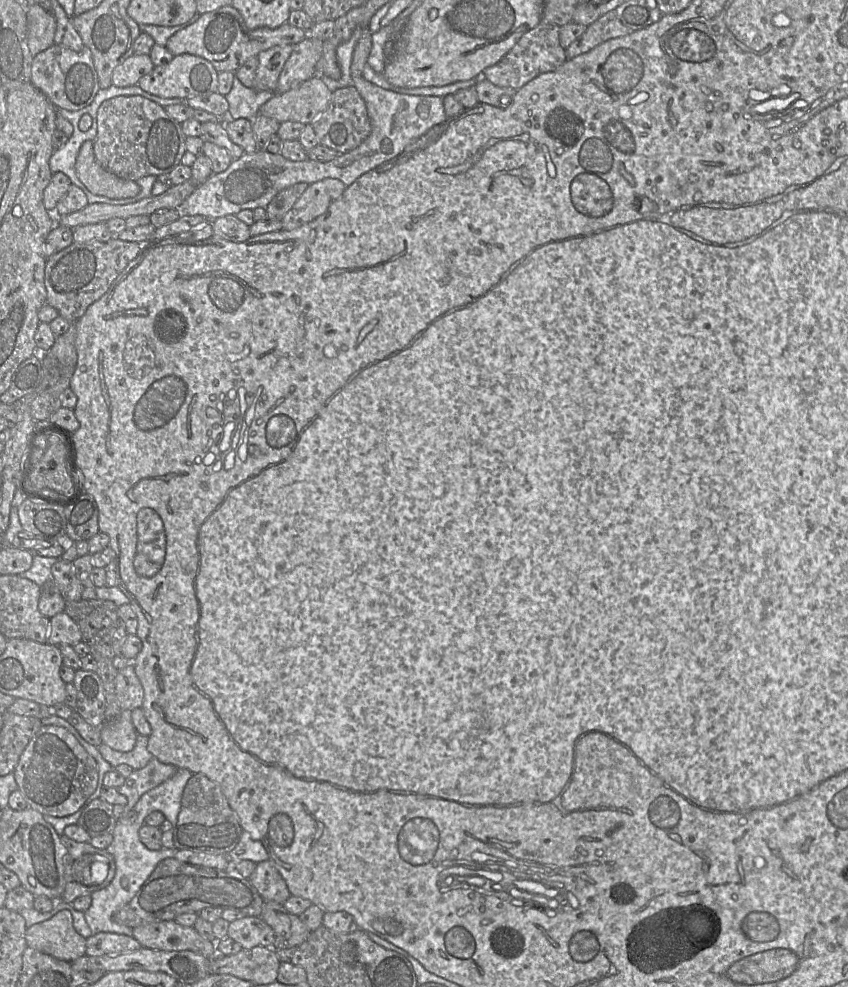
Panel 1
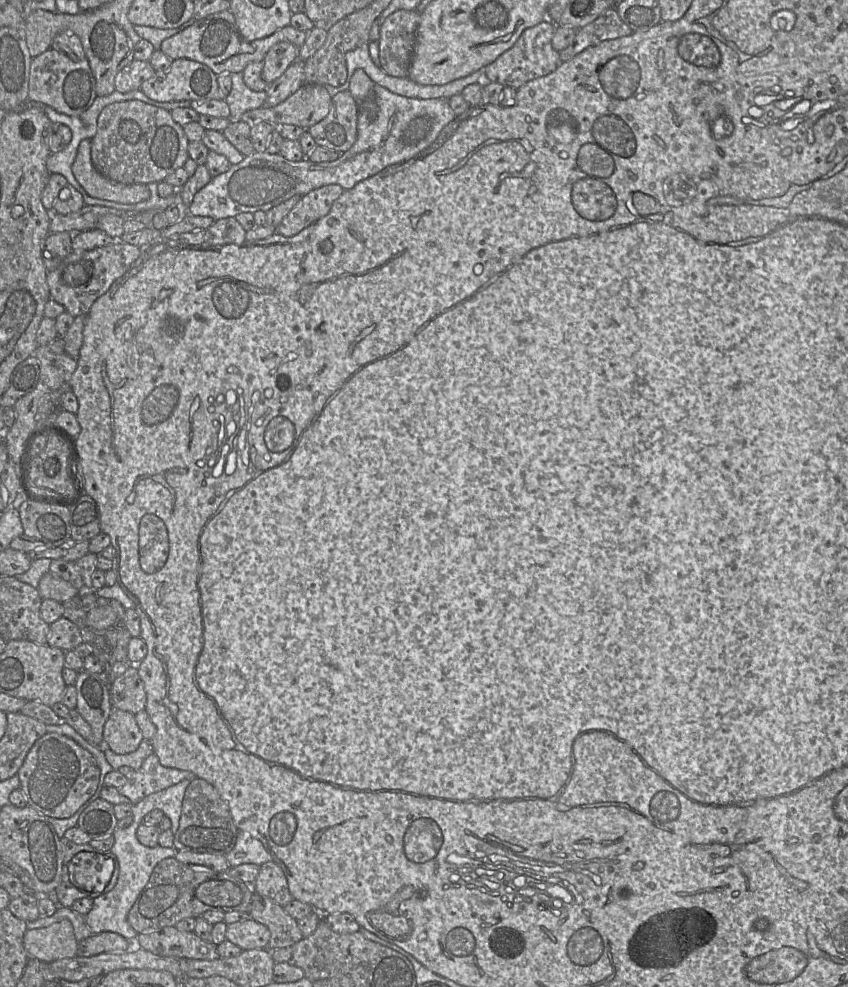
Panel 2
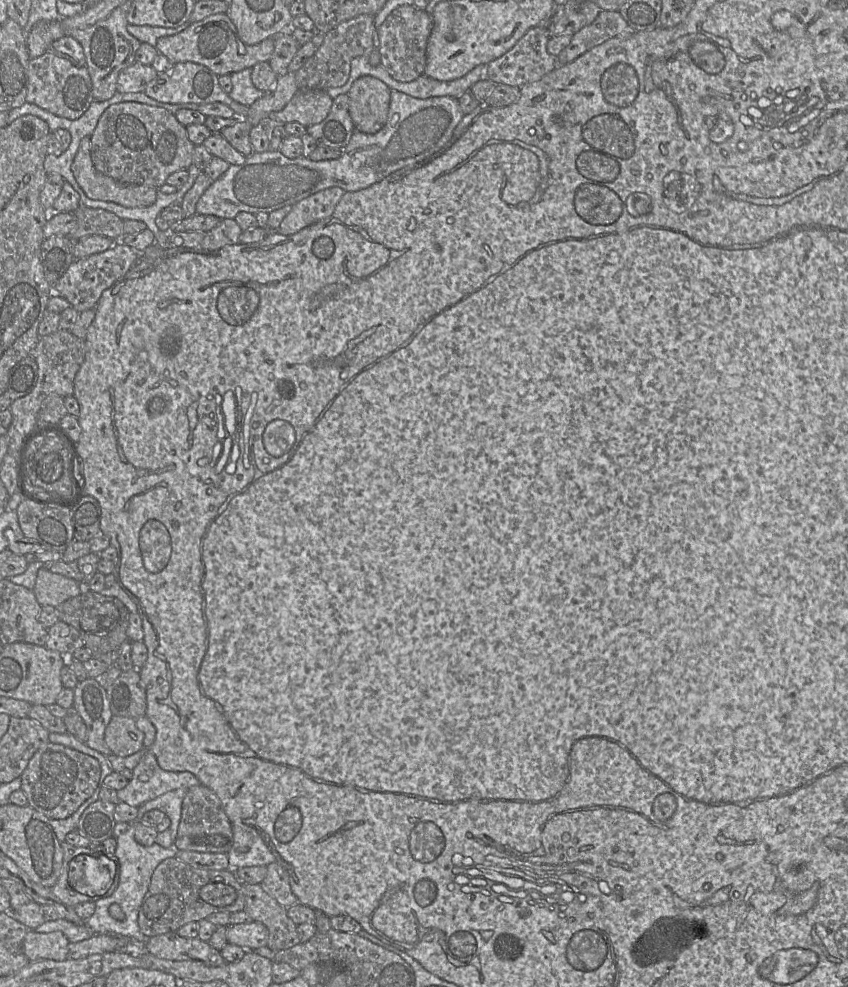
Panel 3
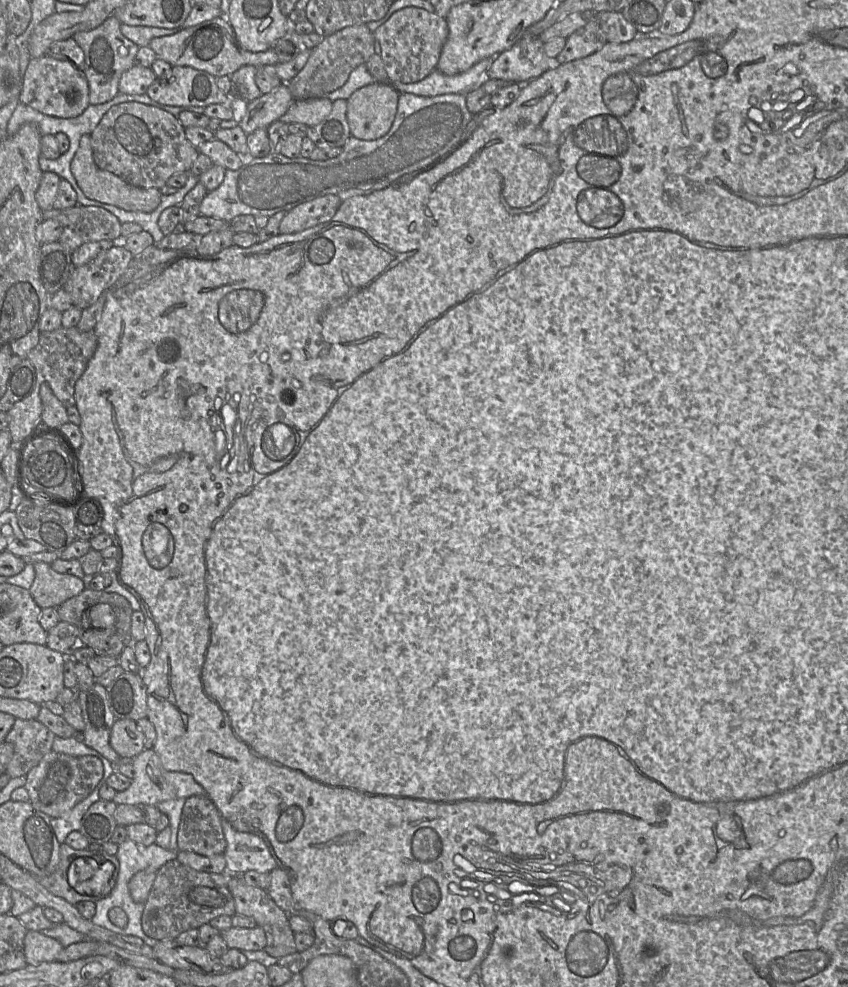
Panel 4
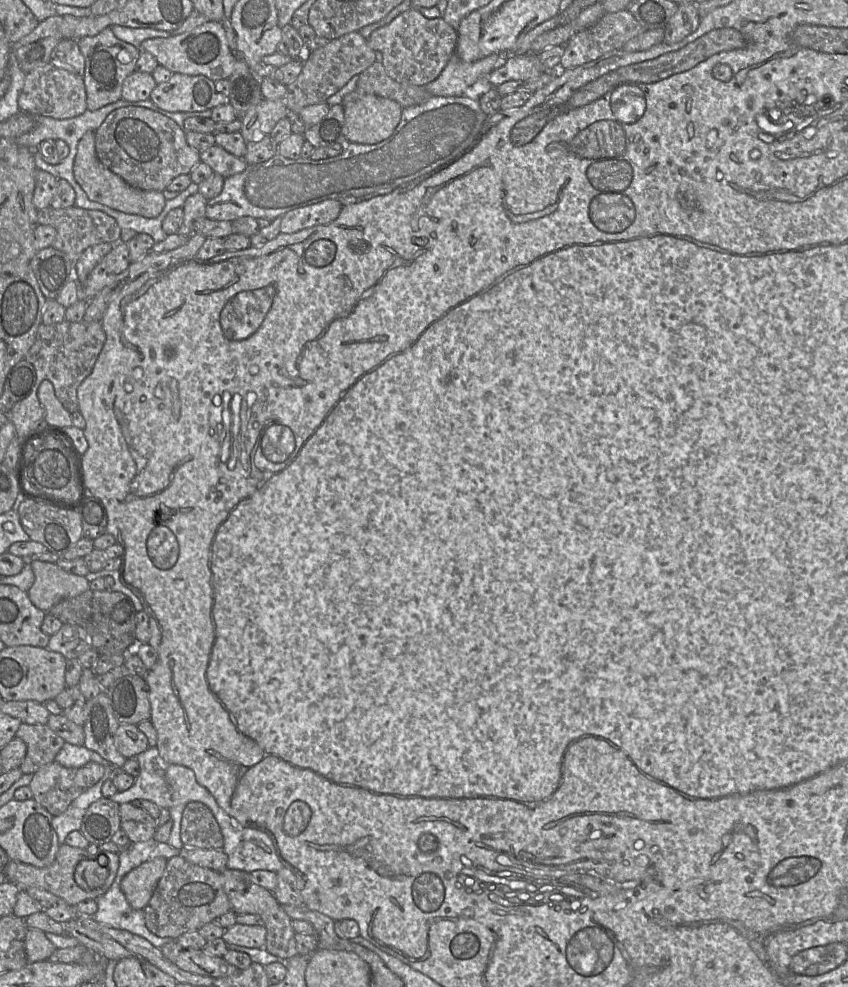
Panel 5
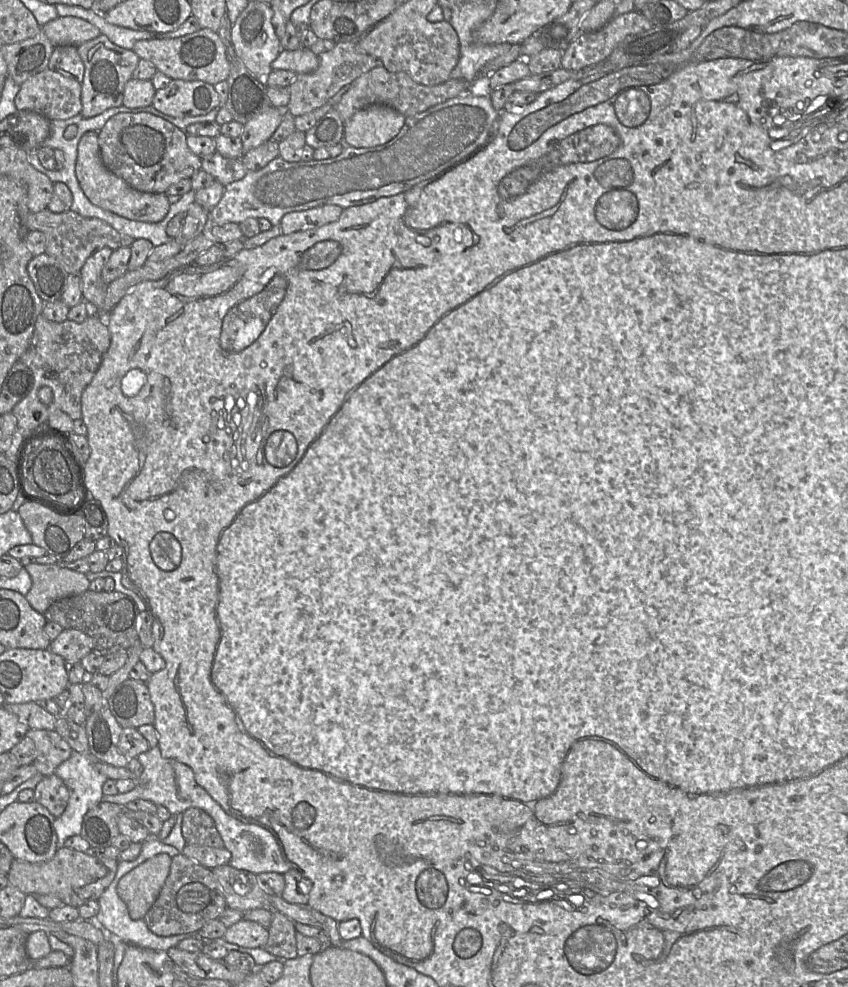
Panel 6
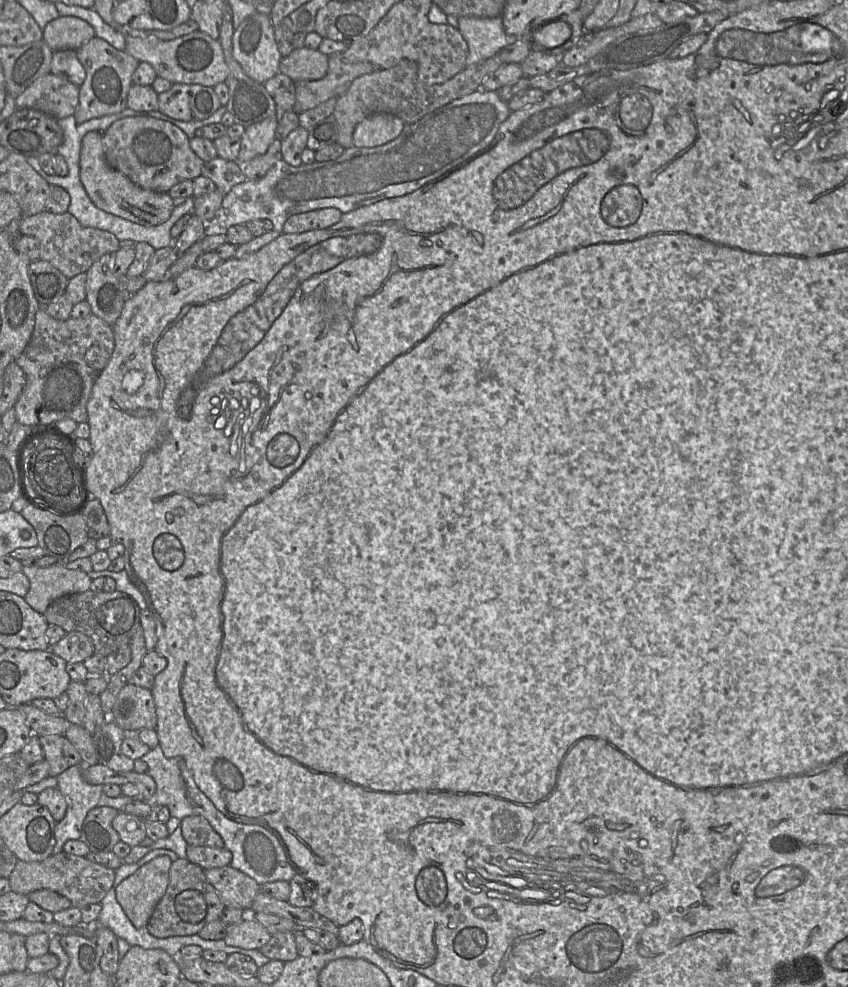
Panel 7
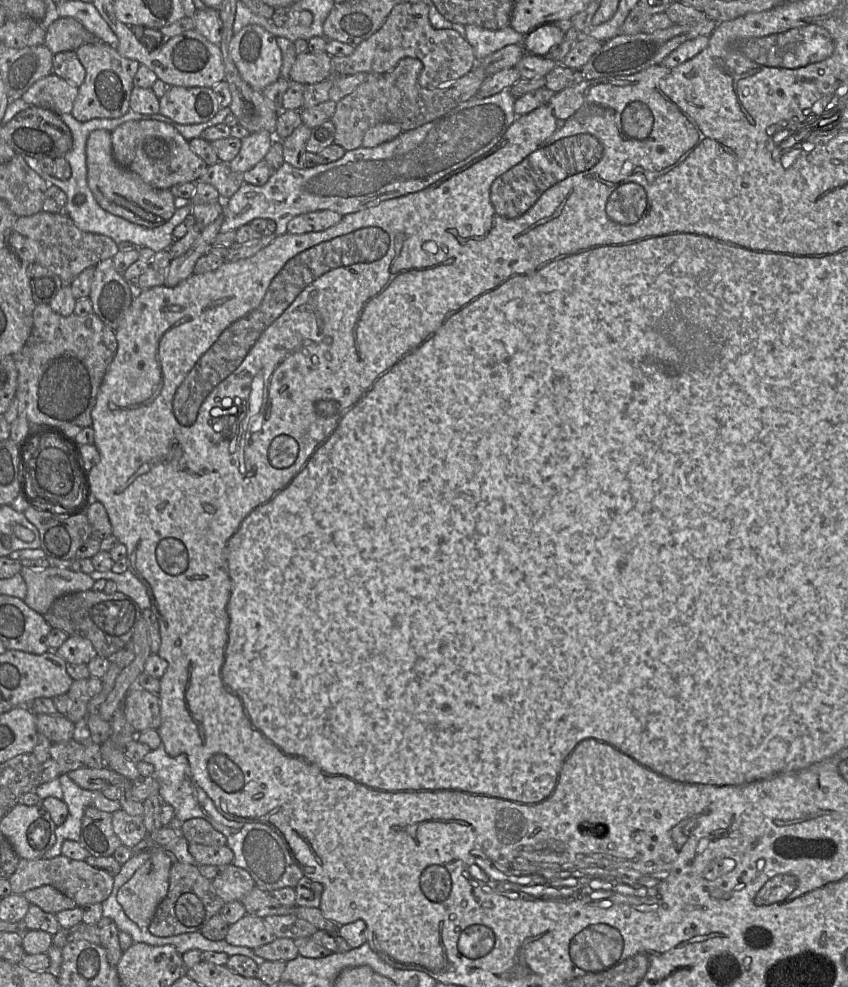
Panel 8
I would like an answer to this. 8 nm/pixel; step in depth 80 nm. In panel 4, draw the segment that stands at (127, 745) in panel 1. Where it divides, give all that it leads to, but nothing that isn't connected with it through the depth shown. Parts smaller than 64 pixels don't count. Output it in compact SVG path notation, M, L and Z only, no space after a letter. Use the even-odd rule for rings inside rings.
M116 719L111 729L110 744L121 758L134 758L145 749L145 735L135 720Z

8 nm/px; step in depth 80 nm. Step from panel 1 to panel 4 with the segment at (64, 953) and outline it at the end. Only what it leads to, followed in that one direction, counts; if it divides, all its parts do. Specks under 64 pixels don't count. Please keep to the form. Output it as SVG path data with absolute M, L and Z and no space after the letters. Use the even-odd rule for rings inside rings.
M27 930L24 938L24 955L27 964L37 965L42 962L57 961L64 947L56 939L39 931Z

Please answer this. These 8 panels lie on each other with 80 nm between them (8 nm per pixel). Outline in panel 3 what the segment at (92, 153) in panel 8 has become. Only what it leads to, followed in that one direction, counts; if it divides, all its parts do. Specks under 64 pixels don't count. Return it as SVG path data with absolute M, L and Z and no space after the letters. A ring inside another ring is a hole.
M84 137L71 170L86 196L92 200L109 201L124 207L147 207L156 201L158 188L123 184L98 172L90 157L90 137Z

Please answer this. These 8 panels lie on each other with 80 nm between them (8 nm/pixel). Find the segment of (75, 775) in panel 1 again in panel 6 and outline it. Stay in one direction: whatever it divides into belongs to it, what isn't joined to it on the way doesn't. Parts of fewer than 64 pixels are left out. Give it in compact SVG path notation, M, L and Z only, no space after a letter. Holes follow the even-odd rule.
M55 773L44 776L33 791L34 801L48 809L55 818L64 812L69 800L69 791Z

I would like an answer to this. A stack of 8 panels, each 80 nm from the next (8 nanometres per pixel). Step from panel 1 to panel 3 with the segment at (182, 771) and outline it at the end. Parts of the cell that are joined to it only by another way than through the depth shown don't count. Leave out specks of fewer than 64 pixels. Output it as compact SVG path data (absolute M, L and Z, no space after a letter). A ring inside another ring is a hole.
M177 789L169 791L153 800L150 800L138 807L137 822L141 821L143 815L154 809L164 812L171 820L170 831L172 840L175 841L178 834L178 827L182 813L182 803L188 789Z

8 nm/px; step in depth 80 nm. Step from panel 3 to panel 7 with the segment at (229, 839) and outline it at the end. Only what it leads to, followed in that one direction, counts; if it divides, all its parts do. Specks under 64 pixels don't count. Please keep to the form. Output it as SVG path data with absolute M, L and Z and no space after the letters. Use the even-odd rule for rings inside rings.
M191 815L181 820L182 835L188 845L223 848L224 841L208 820L200 815Z

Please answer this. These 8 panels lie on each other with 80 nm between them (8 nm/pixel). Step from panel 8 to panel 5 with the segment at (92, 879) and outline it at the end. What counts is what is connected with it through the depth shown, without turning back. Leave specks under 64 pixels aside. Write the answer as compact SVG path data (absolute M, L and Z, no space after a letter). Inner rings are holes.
M63 843L59 846L53 863L47 867L39 868L30 864L10 860L3 873L7 881L13 883L19 890L26 890L30 887L36 887L46 890L61 898L66 904L75 907L84 900L96 900L99 896L106 893L112 885L119 868L119 856L116 853L103 851L99 856L90 854L87 849L77 848ZM82 860L96 860L101 866L107 866L108 877L105 883L98 889L83 889L74 879L74 871L78 863Z

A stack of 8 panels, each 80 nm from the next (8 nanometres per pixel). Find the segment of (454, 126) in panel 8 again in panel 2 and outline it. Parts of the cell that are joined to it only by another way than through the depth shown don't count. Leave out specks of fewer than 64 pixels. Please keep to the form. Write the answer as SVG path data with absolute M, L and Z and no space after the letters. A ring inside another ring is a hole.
M375 84L375 101L377 114L373 117L368 110L359 108L357 123L357 139L353 146L341 153L334 161L312 162L306 157L301 161L290 161L280 153L254 152L245 156L238 164L231 164L230 168L213 177L208 184L200 189L194 196L192 203L187 208L187 214L192 216L207 216L214 221L235 217L239 213L268 211L271 208L287 201L293 196L304 196L319 187L329 184L338 184L344 190L353 188L357 183L372 177L383 169L405 162L427 148L439 135L441 130L455 117L449 102L444 98L420 99L410 98L391 92L387 88Z

